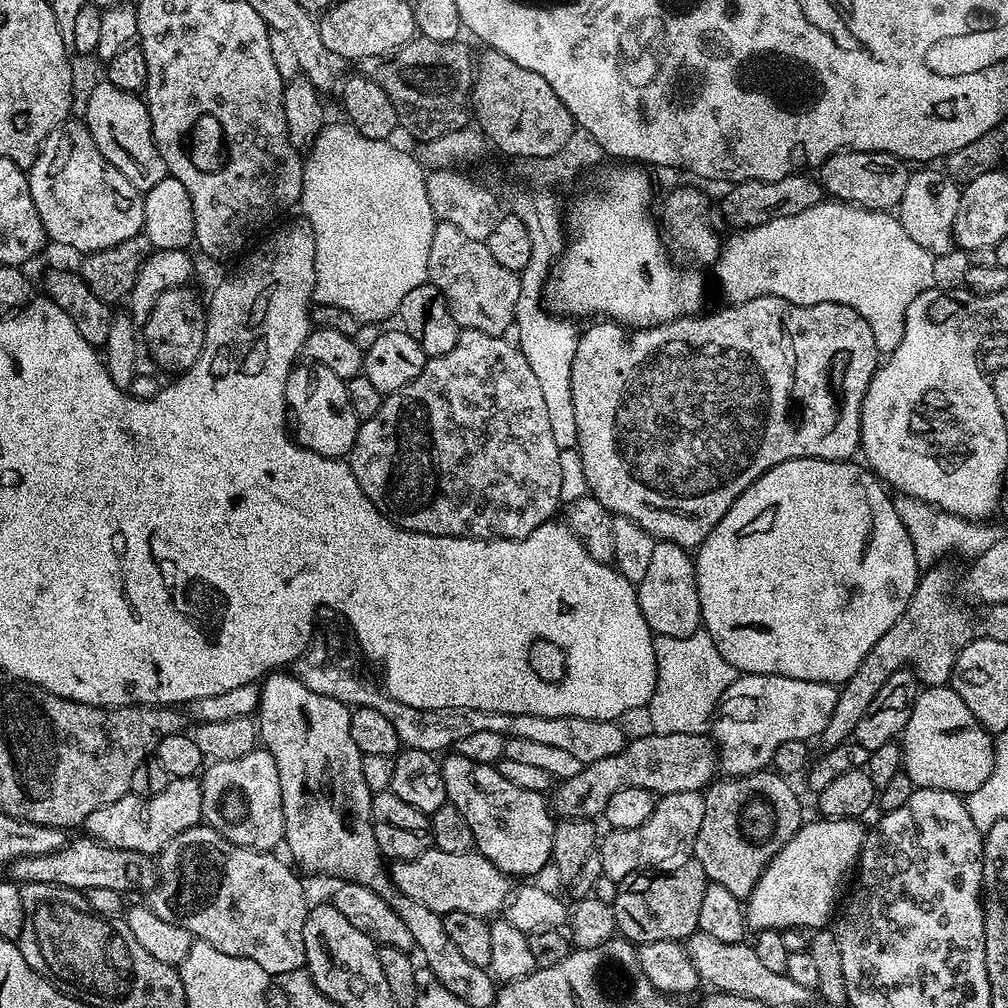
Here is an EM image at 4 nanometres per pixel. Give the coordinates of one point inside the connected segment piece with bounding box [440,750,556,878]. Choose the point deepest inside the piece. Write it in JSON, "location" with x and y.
{"location":[513,828]}

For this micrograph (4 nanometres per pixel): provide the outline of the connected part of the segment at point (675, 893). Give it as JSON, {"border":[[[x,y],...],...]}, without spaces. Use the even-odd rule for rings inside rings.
{"border":[[[685,858],[667,870],[625,875],[617,883],[617,897],[611,904],[619,935],[637,946],[663,940],[687,941],[700,927],[698,913],[709,882],[706,870],[695,858]]]}

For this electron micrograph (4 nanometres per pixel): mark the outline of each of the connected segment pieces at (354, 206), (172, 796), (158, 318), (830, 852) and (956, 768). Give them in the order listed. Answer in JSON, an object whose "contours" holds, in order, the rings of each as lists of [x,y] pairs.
{"contours":[[[[341,122],[341,124],[329,123],[327,126],[320,129],[320,133],[316,136],[316,140],[307,149],[306,159],[304,160],[304,177],[302,178],[302,194],[300,195],[300,202],[298,205],[303,219],[310,222],[310,226],[314,230],[314,246],[316,247],[316,290],[314,293],[314,300],[316,304],[329,304],[330,306],[338,306],[342,310],[346,310],[351,314],[357,322],[383,322],[387,316],[395,317],[400,310],[400,303],[402,298],[406,298],[406,294],[410,294],[410,290],[414,290],[414,286],[422,286],[428,280],[428,263],[430,262],[430,241],[434,238],[434,230],[438,223],[434,210],[430,210],[430,198],[426,198],[426,182],[424,181],[426,172],[425,169],[420,169],[420,164],[412,156],[407,156],[404,152],[399,152],[398,149],[392,145],[392,142],[388,140],[375,140],[374,138],[366,138],[360,133],[357,128],[352,127],[347,122]]],[[[196,778],[186,780],[169,779],[166,790],[153,796],[126,795],[110,802],[106,806],[98,806],[94,814],[84,819],[83,831],[93,840],[117,848],[118,850],[134,850],[143,856],[155,857],[170,843],[179,832],[195,828],[202,820],[202,800],[200,781]]],[[[181,286],[163,292],[158,302],[154,302],[147,322],[142,325],[142,340],[148,343],[149,354],[156,359],[158,367],[165,368],[171,374],[187,372],[202,354],[206,308],[190,289]]],[[[815,819],[809,824],[808,821],[801,823],[794,838],[790,838],[790,842],[778,850],[778,854],[766,866],[762,878],[758,878],[746,901],[746,924],[749,929],[783,930],[806,926],[819,930],[833,919],[841,903],[840,895],[844,887],[845,892],[849,887],[848,872],[855,873],[860,863],[866,828],[860,825],[859,819]]],[[[950,686],[925,687],[917,695],[910,722],[902,733],[902,771],[916,788],[937,788],[957,794],[978,790],[994,766],[993,737],[966,710],[966,702]]]]}

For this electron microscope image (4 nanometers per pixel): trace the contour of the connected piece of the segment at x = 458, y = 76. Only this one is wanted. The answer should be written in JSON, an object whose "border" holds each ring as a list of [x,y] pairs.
{"border":[[[417,35],[400,48],[395,48],[386,56],[375,56],[359,61],[359,75],[370,78],[386,90],[386,98],[394,102],[396,118],[401,129],[405,128],[412,136],[417,136],[421,142],[434,138],[442,138],[459,128],[467,128],[470,124],[470,97],[474,91],[474,52],[466,45],[452,41],[431,41],[422,35]]]}

